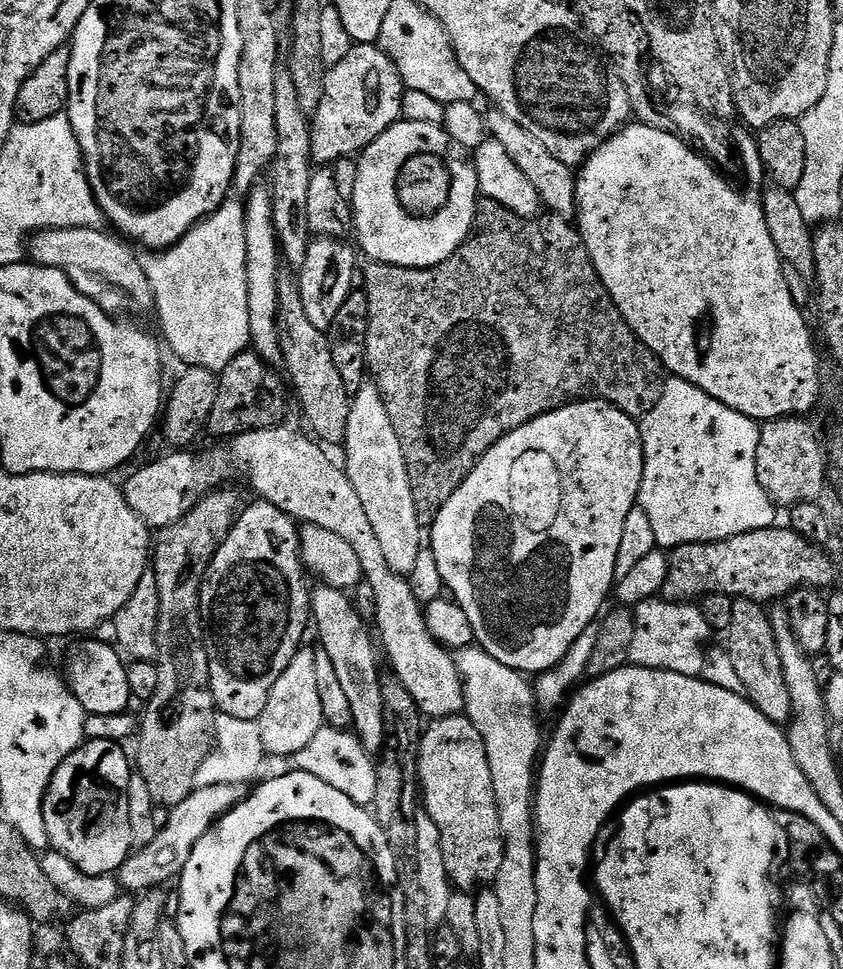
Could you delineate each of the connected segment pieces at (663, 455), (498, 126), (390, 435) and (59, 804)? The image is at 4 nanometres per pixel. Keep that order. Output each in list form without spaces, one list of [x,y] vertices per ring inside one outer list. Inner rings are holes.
[[[669,375],[662,398],[639,425],[644,443],[644,480],[638,506],[650,518],[659,545],[675,550],[681,544],[725,540],[777,523],[777,505],[758,482],[756,455],[761,425],[757,421],[730,410],[698,386]]]
[[[492,110],[486,116],[490,125],[491,135],[497,136],[497,141],[502,142],[503,147],[512,153],[512,159],[517,166],[523,170],[524,176],[530,178],[534,190],[540,196],[540,203],[546,209],[549,208],[551,215],[556,218],[572,218],[577,215],[578,203],[576,197],[576,181],[573,169],[569,165],[562,163],[538,138],[532,136],[531,131],[521,121],[512,120],[499,110]],[[573,172],[573,176],[572,176]]]
[[[375,387],[364,388],[357,396],[355,393],[342,447],[348,459],[348,477],[362,502],[362,510],[366,510],[368,527],[374,530],[376,544],[382,546],[389,569],[411,569],[422,556],[420,516],[416,513],[418,496],[414,491],[414,482],[408,477],[404,443],[394,430],[384,399]]]
[[[88,740],[57,766],[44,793],[44,828],[48,831],[49,845],[69,856],[84,872],[104,874],[109,871],[108,828],[104,823],[115,818],[116,804],[112,800],[119,796],[121,799],[121,789],[129,779],[130,756],[122,749],[114,742]],[[104,796],[108,800],[104,800]],[[91,816],[97,821],[88,820]]]

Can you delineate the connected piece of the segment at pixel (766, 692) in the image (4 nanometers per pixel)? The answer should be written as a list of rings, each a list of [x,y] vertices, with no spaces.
[[[733,599],[732,621],[726,630],[726,636],[726,649],[731,661],[734,662],[739,687],[760,706],[764,706],[767,700],[787,701],[788,691],[782,674],[782,660],[778,658],[778,646],[765,605],[759,600]]]

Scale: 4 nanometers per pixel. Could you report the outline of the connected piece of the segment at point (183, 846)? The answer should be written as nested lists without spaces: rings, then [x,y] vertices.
[[[234,784],[195,788],[177,808],[171,809],[168,821],[157,831],[156,837],[145,848],[133,851],[133,856],[118,871],[118,883],[125,893],[147,894],[167,880],[175,881],[186,866],[190,854],[213,824],[236,807],[242,799],[241,789]]]

